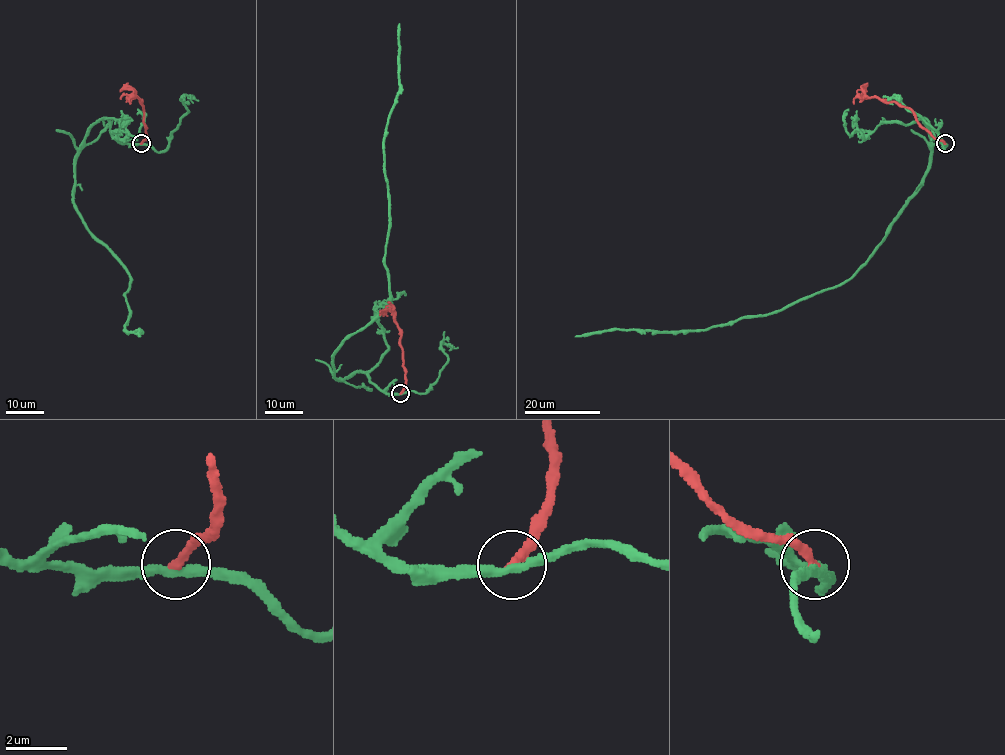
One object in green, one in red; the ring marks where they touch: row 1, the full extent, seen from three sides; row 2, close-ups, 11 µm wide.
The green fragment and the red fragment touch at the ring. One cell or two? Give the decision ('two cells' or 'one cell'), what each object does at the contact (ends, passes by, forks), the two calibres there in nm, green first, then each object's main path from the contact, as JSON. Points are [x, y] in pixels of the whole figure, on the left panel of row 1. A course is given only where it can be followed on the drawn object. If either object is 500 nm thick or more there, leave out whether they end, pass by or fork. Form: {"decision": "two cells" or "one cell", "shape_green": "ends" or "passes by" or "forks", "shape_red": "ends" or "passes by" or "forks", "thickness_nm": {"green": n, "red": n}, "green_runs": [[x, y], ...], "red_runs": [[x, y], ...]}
{"decision": "two cells", "shape_green": "passes by", "shape_red": "ends", "thickness_nm": {"green": 280, "red": 280}, "green_runs": [[141, 143], [121, 143], [98, 120], [76, 159], [74, 192], [86, 227], [130, 278], [124, 330], [140, 336]], "red_runs": [[141, 143], [145, 139], [144, 108], [130, 88], [120, 91]]}

